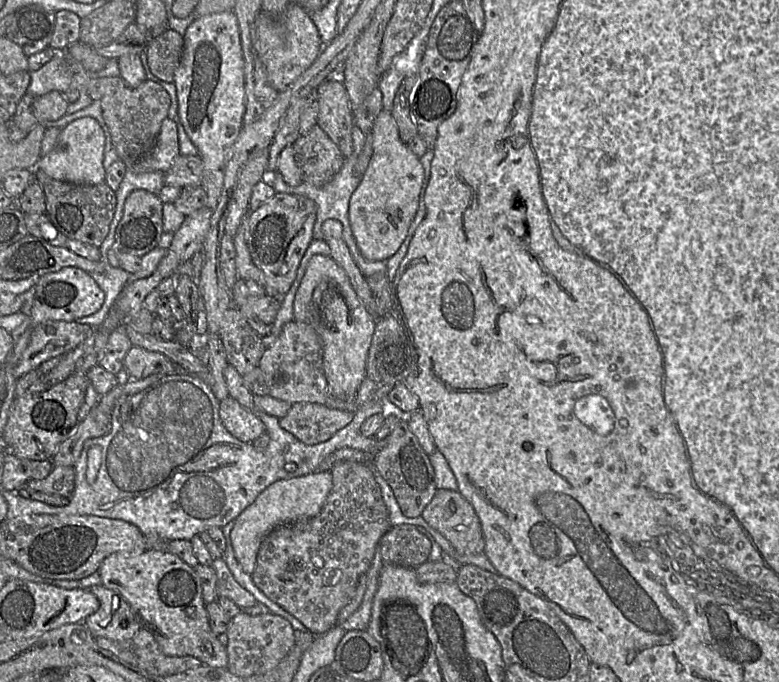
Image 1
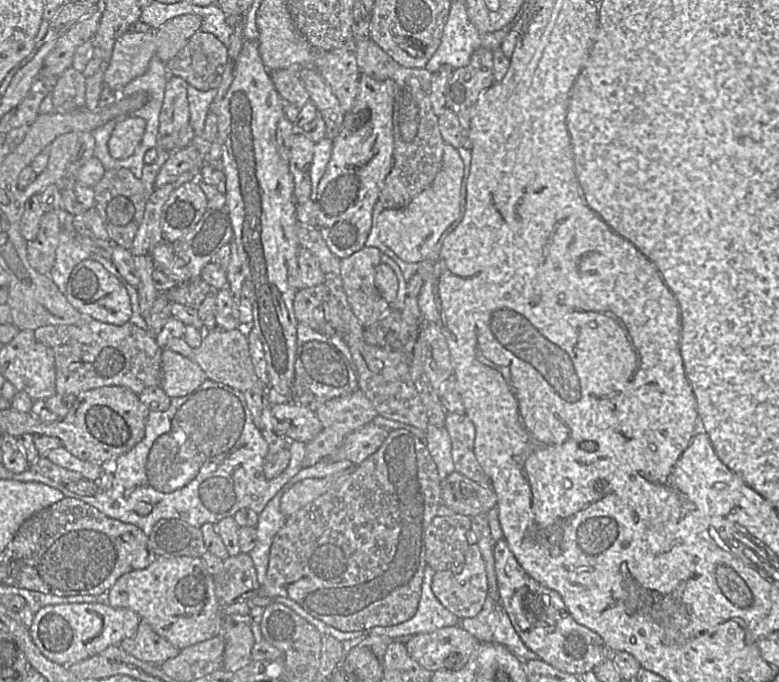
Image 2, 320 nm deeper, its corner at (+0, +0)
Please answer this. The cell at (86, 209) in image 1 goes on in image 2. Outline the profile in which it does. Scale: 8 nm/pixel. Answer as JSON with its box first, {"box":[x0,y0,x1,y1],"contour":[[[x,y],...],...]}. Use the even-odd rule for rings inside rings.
{"box":[92,169,149,249],"contour":[[[128,169],[106,170],[102,179],[92,189],[94,209],[98,212],[108,232],[110,242],[124,249],[130,249],[149,199],[141,180]]]}

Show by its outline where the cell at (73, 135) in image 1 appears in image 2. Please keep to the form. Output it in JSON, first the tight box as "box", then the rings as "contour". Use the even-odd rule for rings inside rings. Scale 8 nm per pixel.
{"box":[108,115,146,159],"contour":[[[133,115],[116,120],[118,121],[108,141],[109,153],[115,159],[126,159],[140,144],[146,121]]]}

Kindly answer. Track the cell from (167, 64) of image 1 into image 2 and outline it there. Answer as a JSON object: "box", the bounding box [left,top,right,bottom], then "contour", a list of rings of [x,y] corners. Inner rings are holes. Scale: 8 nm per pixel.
{"box":[165,31,228,91],"contour":[[[199,31],[165,66],[170,75],[207,91],[220,86],[228,61],[224,43],[211,33]]]}

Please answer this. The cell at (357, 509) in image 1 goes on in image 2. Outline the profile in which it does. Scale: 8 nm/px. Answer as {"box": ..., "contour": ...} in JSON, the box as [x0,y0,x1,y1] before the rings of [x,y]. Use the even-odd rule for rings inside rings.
{"box":[259,429,442,632],"contour":[[[403,429],[389,432],[380,448],[369,458],[356,466],[354,472],[342,483],[337,483],[326,494],[305,506],[287,519],[286,524],[275,535],[269,556],[266,580],[260,586],[259,595],[274,599],[285,597],[298,603],[306,612],[343,632],[367,631],[374,627],[395,626],[410,620],[417,612],[422,584],[427,566],[426,538],[433,519],[442,502],[442,483],[437,466],[426,444],[412,433]]]}

